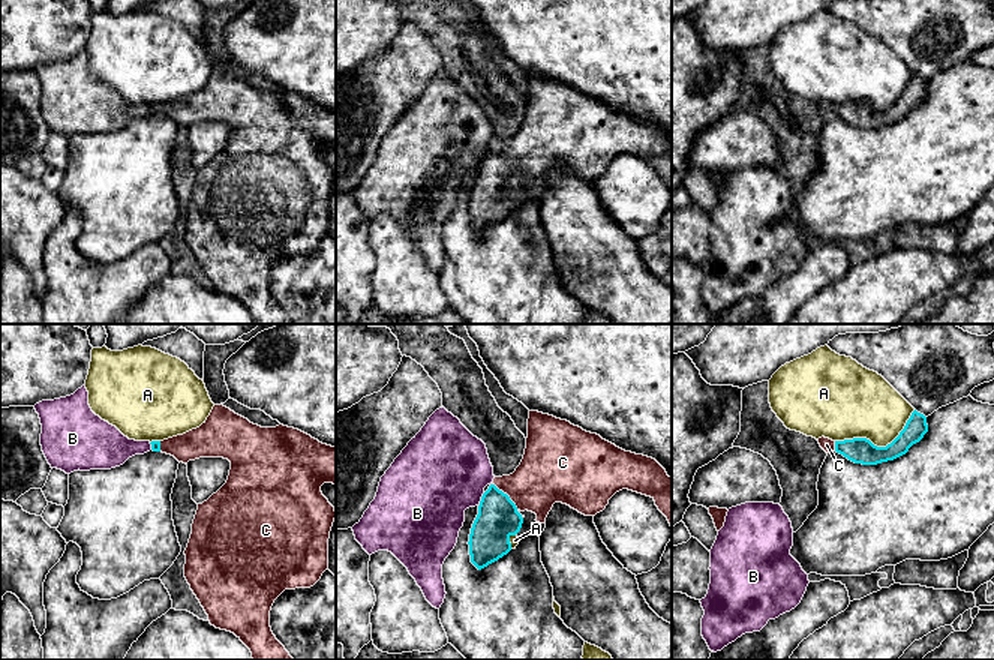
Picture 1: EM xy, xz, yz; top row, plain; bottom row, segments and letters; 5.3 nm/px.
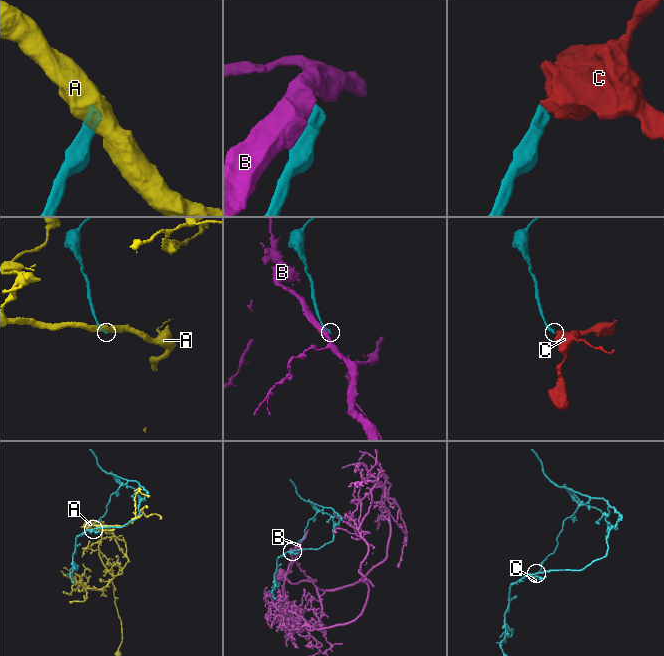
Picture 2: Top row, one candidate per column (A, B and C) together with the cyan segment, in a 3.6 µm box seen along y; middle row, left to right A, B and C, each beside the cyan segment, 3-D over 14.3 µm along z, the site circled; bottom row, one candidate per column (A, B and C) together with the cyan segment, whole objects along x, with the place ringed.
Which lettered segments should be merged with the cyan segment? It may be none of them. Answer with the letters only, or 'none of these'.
C

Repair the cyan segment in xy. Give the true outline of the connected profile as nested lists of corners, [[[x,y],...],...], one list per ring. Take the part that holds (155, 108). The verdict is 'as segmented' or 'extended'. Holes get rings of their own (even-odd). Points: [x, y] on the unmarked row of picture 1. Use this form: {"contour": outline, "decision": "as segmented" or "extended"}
{"contour": [[[214,69],[199,92],[150,108],[153,116],[171,118],[183,128],[199,122],[223,122],[231,126],[226,147],[198,168],[184,214],[184,242],[210,288],[234,297],[250,314],[253,324],[294,324],[271,296],[270,274],[285,254],[310,252],[328,234],[328,202],[336,174],[322,159],[321,150],[336,148],[336,111],[283,88],[261,92],[223,69]]], "decision": "extended"}

